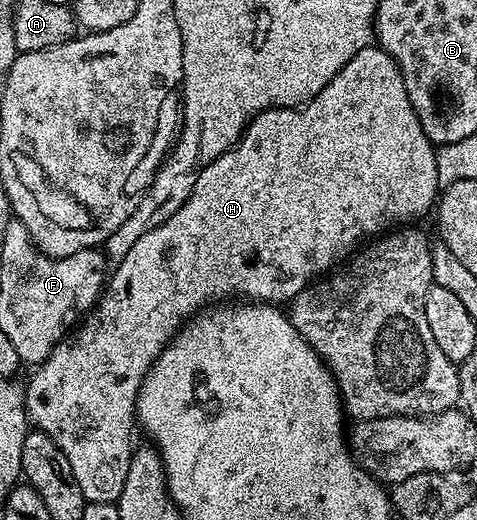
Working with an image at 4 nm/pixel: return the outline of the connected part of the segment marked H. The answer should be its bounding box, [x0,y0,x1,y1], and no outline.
[24,44,442,503]

